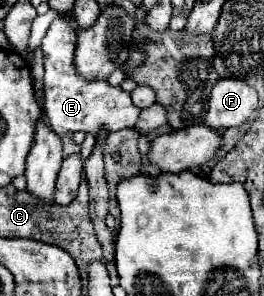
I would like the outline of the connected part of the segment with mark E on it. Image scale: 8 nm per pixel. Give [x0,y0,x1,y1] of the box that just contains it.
[41,17,139,135]

